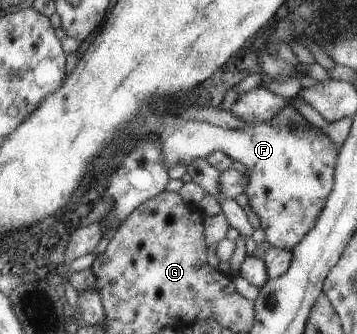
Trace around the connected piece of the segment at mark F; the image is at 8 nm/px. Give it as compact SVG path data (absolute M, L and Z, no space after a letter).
M183 120L182 126L178 129L174 129L173 134L165 140L161 146L161 155L163 156L163 165L165 167L172 167L173 165L180 163L185 167L187 164L196 157L206 158L211 152L220 151L226 156L229 156L233 161L240 162L245 167L247 174L249 175L249 181L245 184L243 193L246 194L248 199L248 205L255 212L258 217L260 226L259 228L264 231L266 235L265 246L278 247L279 249L288 249L292 250L294 247L303 240L303 236L307 234L308 231L314 227L315 220L322 212L324 206L326 206L327 196L331 192L331 188L334 186L334 172L335 172L335 160L339 154L339 150L334 146L332 141L328 139L328 136L325 133L312 125L273 125L269 121L264 121L255 125L250 125L249 127L244 127L241 129L227 129L224 127L219 127L216 125L211 125L208 123L201 123L198 121Z

